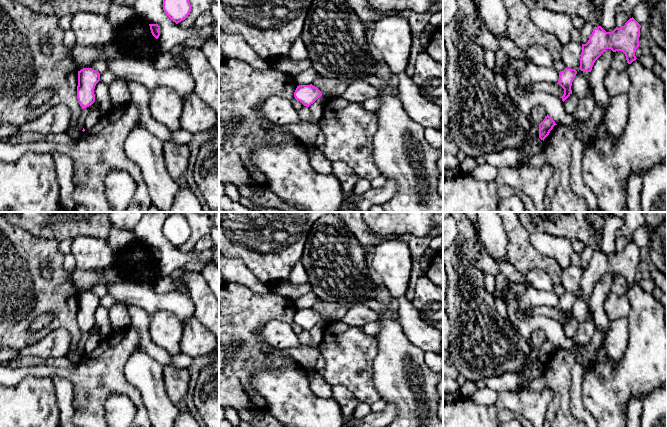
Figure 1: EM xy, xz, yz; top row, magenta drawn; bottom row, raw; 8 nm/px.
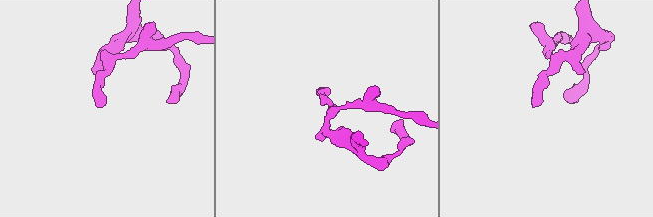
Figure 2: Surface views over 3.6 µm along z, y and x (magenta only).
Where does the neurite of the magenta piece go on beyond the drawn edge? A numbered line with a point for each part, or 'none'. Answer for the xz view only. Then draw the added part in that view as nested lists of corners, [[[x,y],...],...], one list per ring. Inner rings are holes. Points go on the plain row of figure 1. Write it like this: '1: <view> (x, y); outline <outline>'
none

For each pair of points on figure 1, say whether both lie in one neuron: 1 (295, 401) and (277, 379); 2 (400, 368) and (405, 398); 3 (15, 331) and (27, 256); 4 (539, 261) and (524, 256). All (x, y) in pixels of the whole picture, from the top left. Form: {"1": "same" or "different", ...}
{"1": "same", "2": "same", "3": "same", "4": "same"}

